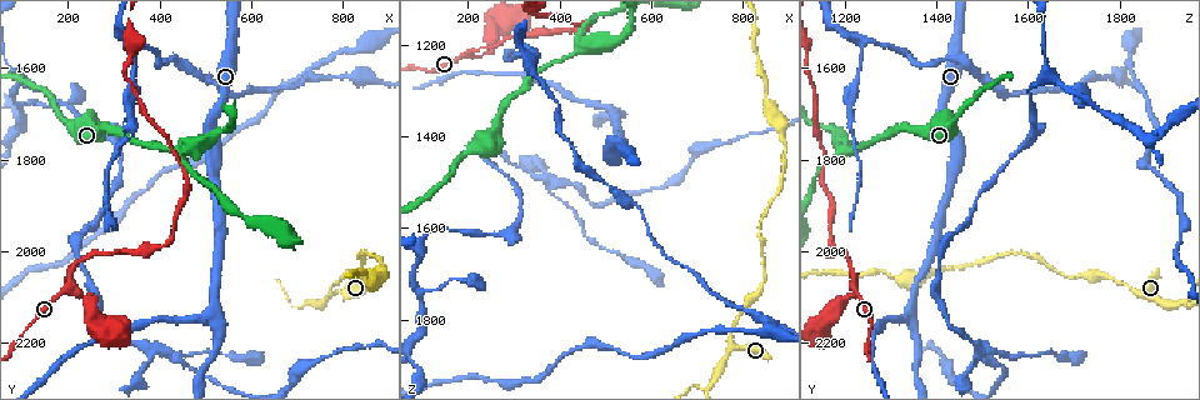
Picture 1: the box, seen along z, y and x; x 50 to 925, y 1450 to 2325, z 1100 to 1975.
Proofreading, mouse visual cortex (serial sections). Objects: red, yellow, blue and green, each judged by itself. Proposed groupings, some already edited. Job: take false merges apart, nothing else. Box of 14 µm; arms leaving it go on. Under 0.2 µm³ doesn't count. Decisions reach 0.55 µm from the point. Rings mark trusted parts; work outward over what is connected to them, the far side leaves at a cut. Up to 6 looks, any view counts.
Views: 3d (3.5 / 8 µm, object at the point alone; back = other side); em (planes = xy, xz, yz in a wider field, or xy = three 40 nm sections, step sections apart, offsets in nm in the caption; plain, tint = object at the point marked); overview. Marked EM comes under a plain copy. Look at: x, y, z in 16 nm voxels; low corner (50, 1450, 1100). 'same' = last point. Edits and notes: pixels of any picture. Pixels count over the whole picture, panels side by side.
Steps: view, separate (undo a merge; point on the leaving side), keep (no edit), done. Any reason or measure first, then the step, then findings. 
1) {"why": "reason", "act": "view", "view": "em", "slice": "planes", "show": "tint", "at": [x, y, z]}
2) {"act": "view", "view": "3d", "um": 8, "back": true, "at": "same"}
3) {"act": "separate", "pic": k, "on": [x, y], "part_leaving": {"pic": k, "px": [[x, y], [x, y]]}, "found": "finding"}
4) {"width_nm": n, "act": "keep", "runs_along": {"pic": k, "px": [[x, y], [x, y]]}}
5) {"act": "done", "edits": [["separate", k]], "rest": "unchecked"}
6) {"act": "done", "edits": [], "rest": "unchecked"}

{"why": "abrupt turn", "act": "view", "view": "3d", "um": 3.5, "at": [765, 2100, 1875]}

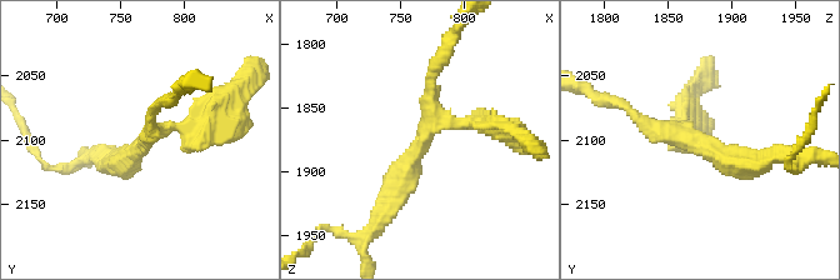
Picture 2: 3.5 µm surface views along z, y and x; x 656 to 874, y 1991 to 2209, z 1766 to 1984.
{"why": "shape alone is not enough", "act": "view", "view": "em", "slice": "planes", "show": "tint", "at": [768, 2108, 1876]}

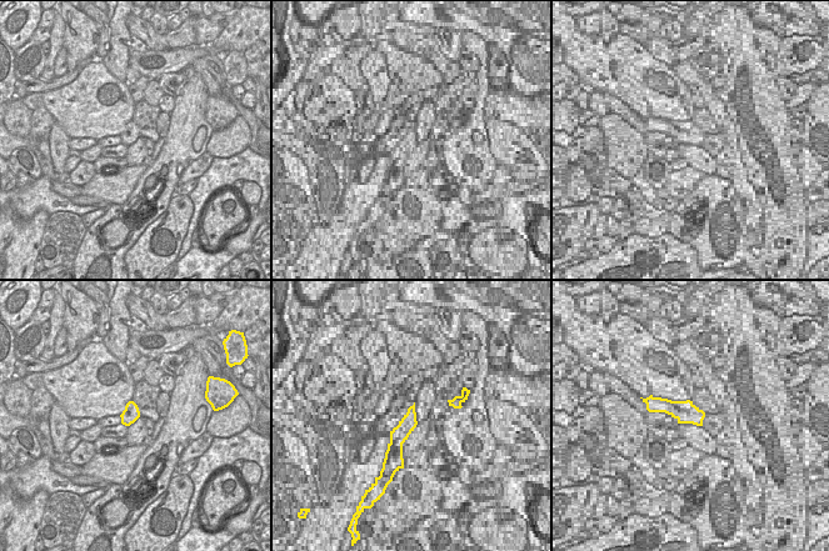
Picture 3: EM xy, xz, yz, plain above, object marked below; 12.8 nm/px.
{"why": "cut it another way", "act": "view", "view": "em", "slice": "xy", "step": 2, "show": "tint", "at": "same"}

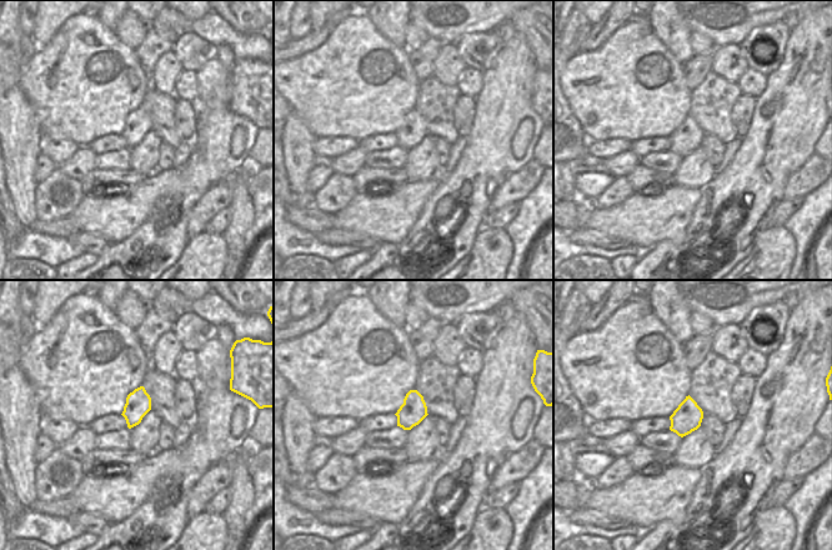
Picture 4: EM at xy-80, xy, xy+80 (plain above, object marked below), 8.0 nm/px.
{"act": "keep", "runs_along": {"pic": 2, "px": [[493, 125], [443, 119], [389, 205]]}, "found": "continuous, no second cell"}

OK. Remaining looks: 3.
{"why": "calibre changes", "act": "view", "view": "3d", "um": 8, "at": [855, 2050, 1290]}

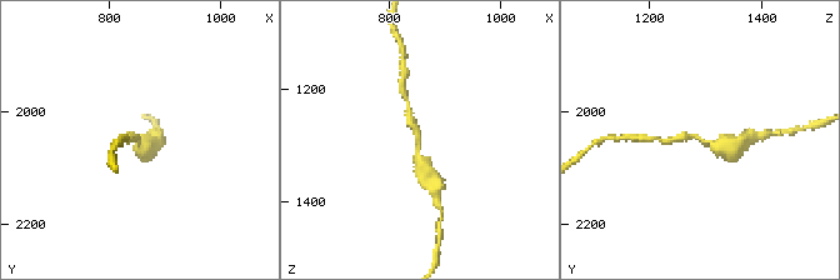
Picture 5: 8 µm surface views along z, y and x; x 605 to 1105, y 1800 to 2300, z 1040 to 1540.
{"act": "view", "view": "em", "slice": "xy", "step": 3, "show": "tint", "at": [855, 2045, 1280]}

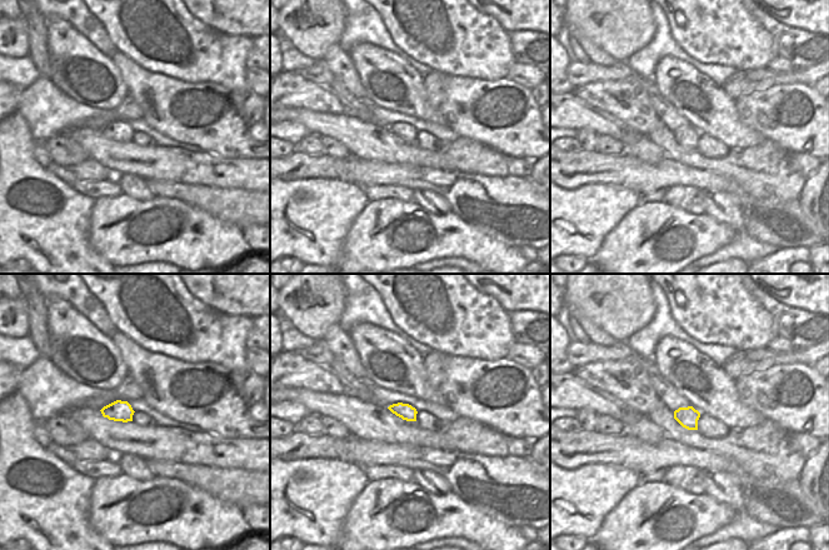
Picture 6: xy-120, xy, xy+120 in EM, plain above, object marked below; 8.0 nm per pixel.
{"act": "keep", "runs_along": {"pic": 5, "px": [[423, 168], [408, 105]]}, "found": "one cell here"}

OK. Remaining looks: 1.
{"act": "done", "edits": [], "rest": "unchecked"}

